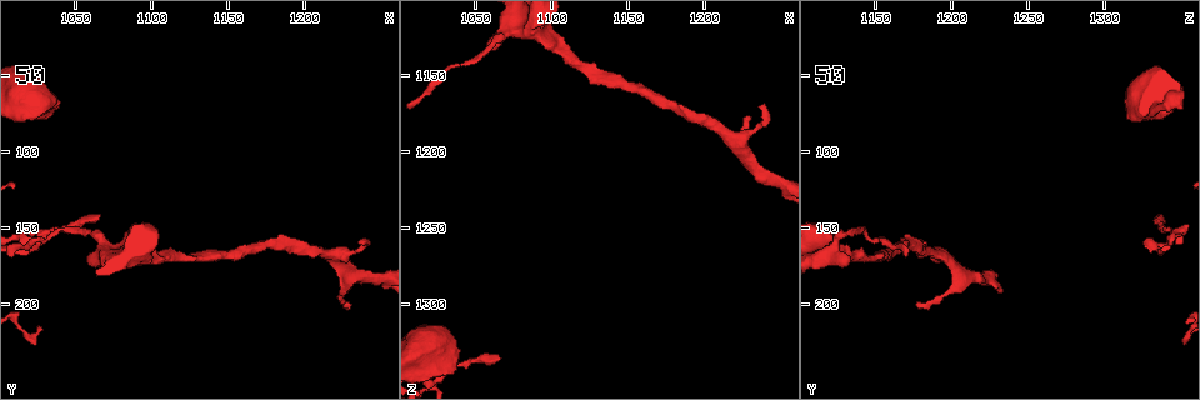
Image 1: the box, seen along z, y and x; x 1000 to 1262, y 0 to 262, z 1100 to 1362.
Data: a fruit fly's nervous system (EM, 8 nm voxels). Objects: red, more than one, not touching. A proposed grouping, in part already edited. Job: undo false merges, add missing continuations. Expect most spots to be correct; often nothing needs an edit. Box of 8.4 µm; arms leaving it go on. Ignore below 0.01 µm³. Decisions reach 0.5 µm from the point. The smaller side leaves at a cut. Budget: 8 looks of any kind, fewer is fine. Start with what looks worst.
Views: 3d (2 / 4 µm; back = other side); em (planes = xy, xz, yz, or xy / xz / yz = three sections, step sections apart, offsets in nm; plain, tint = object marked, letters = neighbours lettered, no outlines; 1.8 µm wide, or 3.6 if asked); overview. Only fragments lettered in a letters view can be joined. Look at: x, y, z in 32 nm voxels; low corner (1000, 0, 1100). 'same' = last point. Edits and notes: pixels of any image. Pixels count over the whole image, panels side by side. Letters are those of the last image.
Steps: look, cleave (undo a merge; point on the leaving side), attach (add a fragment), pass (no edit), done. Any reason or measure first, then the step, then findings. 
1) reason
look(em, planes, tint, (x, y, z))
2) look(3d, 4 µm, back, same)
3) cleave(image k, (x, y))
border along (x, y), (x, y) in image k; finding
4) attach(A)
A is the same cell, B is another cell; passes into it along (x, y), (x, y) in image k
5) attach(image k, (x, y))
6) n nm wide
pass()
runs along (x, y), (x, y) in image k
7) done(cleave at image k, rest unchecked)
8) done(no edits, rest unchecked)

look(em, planes, letters, (1022, 162, 1330))

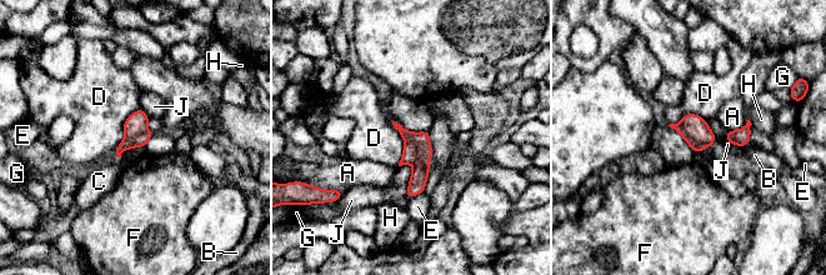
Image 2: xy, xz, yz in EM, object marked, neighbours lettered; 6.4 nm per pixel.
D touches over 300 nm
cleave(image 2, (696, 146))
A, B, C, D, E, F, G, H and J are other cells; two cells meet here

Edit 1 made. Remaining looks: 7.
look(overview)

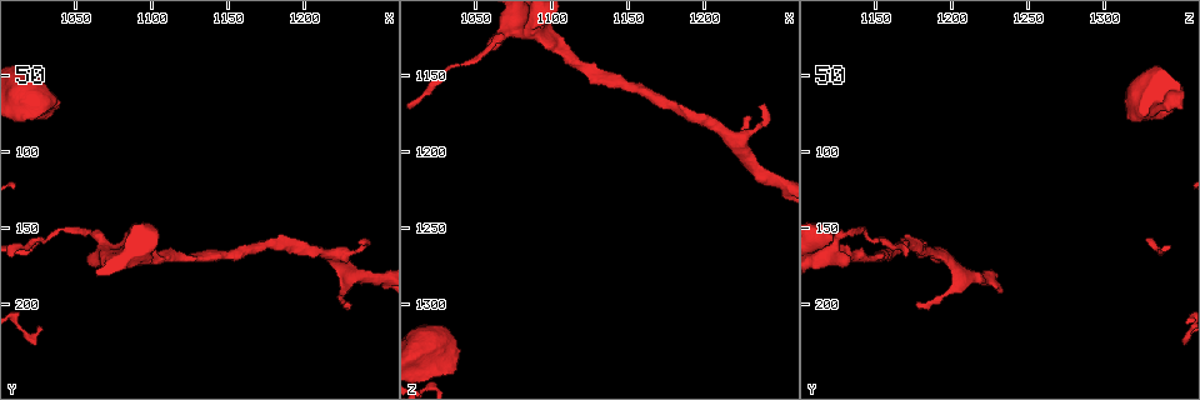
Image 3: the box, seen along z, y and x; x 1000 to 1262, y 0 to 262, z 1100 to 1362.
thin end
look(em, planes, letters, (1238, 160, 1168))

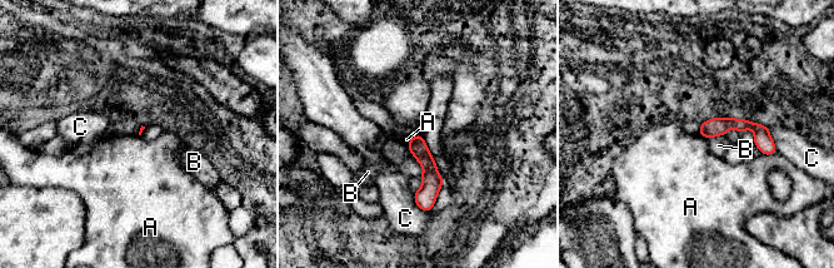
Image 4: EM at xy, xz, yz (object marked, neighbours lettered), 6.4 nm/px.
pass()
A, B and C are other cells; runs along (703, 127), (750, 124), (772, 148) in image 4; no lettered fragment goes on from it

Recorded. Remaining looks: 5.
branch stops here
look(em, planes, tint, (1060, 170, 1132))

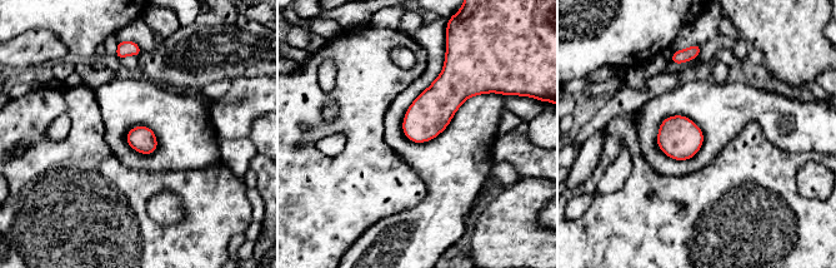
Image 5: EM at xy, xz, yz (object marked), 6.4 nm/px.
what lies round it
look(em, planes, letters, same)

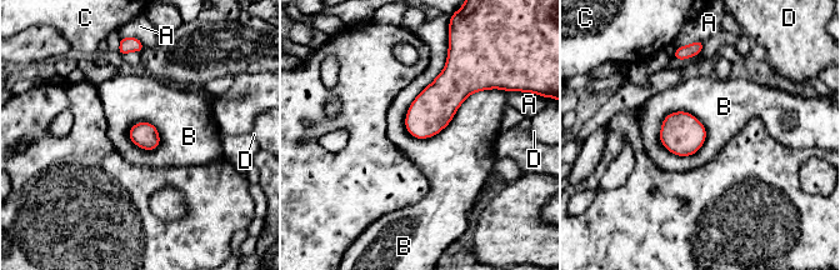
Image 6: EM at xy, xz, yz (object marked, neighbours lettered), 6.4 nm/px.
pass()
A, B, C and D are other cells; border along (495, 88), (439, 133), (405, 129) in image 6; none of them fits

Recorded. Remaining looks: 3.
done(cleave at image 2, rest unchecked)

